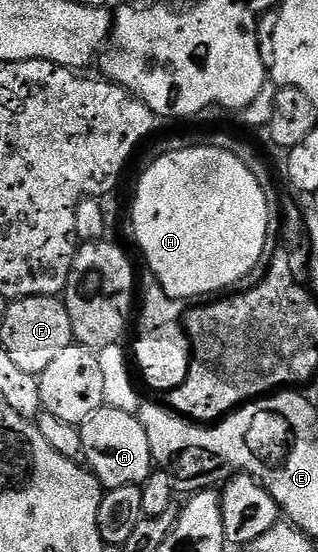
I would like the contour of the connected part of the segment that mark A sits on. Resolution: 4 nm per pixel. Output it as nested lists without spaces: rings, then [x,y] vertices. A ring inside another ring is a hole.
[[[103,405],[87,422],[81,423],[82,456],[90,473],[98,477],[106,490],[125,486],[142,486],[147,482],[156,463],[148,444],[148,432],[140,424],[137,414],[120,412]]]

